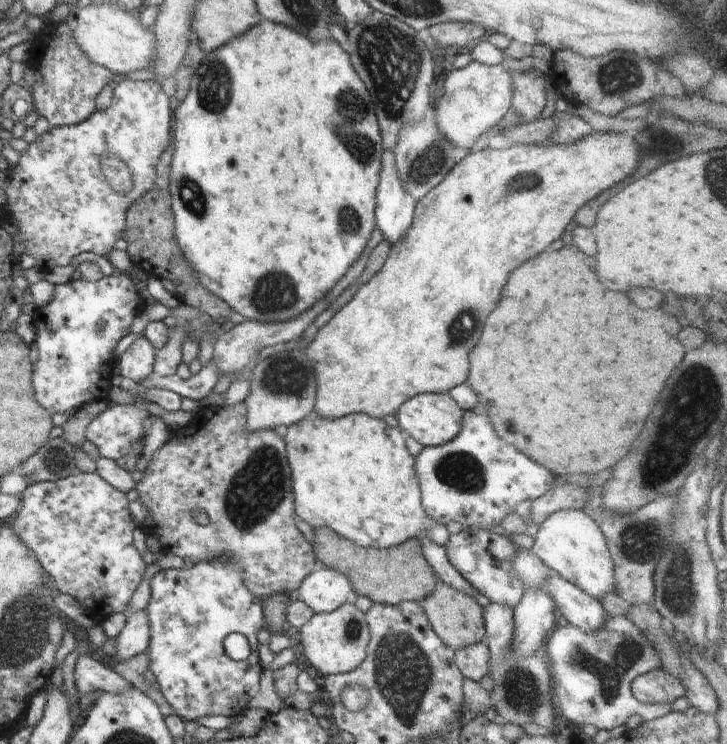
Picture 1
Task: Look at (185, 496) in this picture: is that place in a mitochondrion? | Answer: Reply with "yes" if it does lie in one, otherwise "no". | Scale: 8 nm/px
no

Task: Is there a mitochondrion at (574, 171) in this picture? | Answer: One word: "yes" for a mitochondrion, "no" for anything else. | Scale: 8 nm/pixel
no

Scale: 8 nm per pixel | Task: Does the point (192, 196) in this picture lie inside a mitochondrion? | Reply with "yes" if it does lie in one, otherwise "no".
yes

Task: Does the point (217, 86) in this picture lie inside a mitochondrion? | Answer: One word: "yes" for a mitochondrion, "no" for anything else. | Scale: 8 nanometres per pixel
yes

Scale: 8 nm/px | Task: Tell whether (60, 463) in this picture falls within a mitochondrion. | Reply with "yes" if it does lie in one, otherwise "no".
no

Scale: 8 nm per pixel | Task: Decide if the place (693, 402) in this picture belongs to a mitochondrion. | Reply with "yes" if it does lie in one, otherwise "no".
yes

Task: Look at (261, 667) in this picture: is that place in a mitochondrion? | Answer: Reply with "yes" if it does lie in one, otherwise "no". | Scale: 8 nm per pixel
no

